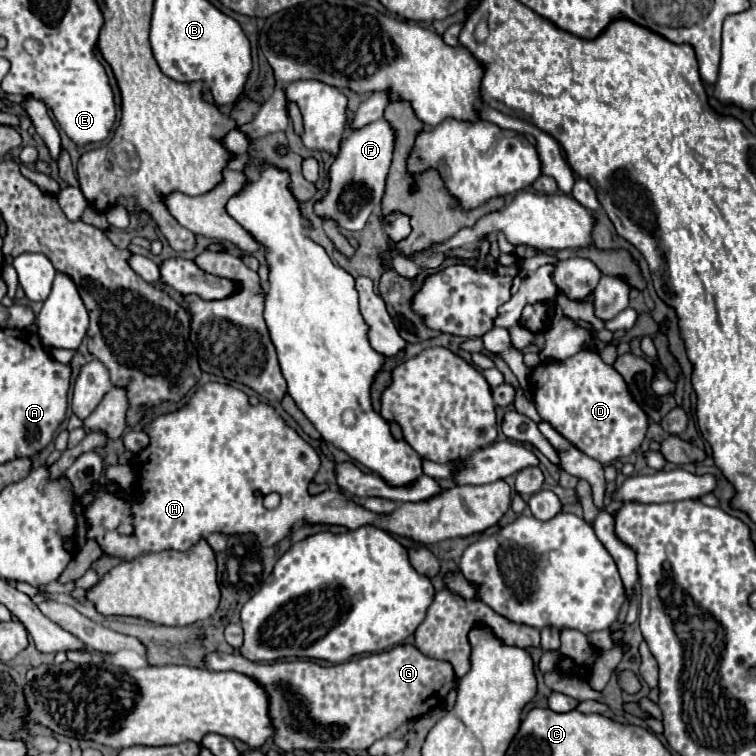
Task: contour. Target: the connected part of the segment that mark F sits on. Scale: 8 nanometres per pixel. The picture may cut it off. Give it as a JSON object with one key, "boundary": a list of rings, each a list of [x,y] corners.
{"boundary":[[[384,118],[354,130],[344,140],[340,154],[330,168],[330,192],[314,206],[316,214],[322,218],[332,218],[342,230],[362,230],[368,216],[374,212],[384,196],[386,176],[394,154],[394,142],[396,130]]]}

